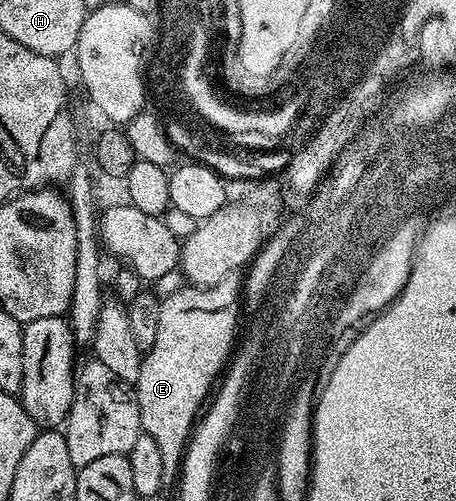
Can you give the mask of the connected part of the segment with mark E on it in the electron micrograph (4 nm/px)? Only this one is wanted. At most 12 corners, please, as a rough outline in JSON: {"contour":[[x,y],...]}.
{"contour":[[237,286],[160,304],[134,384],[162,479],[181,470],[240,319]]}

